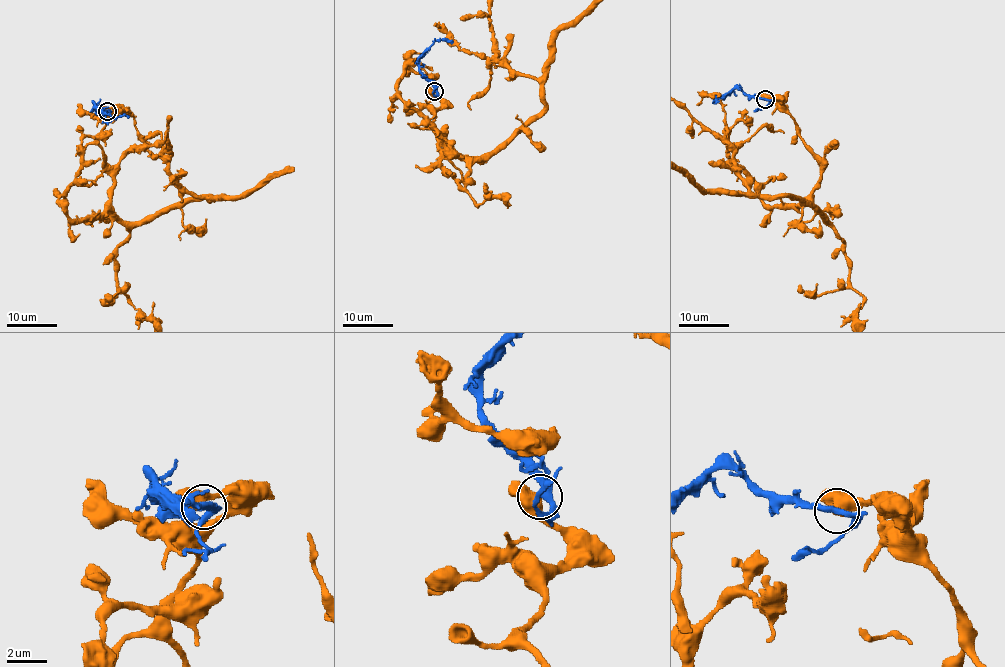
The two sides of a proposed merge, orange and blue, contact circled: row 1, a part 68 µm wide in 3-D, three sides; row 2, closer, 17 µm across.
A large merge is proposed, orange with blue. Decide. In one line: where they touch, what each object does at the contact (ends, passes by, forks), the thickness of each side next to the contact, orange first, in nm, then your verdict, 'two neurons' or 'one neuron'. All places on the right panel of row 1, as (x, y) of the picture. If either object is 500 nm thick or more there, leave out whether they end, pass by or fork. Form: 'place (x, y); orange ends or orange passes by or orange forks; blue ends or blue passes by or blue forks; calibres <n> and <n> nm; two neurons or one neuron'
place (765, 99); calibres 500 and 340 nm; two neurons

